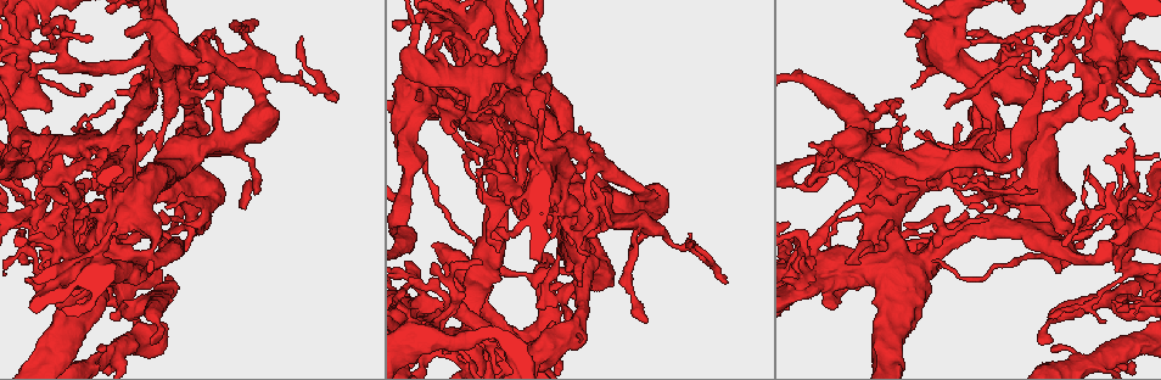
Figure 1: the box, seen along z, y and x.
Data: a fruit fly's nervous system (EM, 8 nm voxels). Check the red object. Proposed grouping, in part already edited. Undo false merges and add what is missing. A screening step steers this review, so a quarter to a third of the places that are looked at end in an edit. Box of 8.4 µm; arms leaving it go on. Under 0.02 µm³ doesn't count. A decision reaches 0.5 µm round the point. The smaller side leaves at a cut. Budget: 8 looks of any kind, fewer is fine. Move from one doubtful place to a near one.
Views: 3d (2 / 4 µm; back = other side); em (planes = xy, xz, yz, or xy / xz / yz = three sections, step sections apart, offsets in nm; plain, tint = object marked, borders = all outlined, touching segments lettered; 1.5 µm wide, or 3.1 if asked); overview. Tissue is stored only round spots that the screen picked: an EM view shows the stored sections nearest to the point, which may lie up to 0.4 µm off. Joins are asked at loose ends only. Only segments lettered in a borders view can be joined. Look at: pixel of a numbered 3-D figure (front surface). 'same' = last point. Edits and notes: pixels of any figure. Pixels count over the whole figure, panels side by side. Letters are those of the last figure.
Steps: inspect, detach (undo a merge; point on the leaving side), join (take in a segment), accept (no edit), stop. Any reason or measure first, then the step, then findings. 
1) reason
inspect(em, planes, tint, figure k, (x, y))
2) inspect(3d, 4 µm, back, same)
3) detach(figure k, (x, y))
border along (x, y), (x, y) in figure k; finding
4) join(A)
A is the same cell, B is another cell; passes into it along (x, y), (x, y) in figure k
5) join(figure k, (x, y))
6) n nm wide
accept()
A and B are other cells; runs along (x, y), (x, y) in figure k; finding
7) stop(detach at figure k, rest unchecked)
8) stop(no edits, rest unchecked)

free end
inspect(em, xy, step 4, borders, figure 1, (1050, 349))

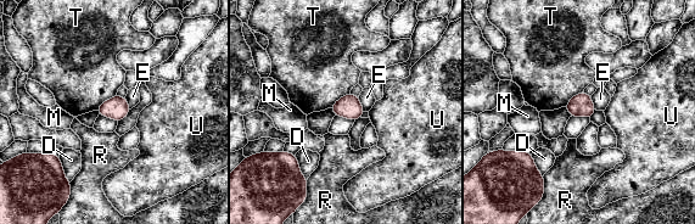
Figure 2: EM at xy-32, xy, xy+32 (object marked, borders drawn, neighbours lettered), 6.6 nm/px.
inspect(em, planes, borders, same)

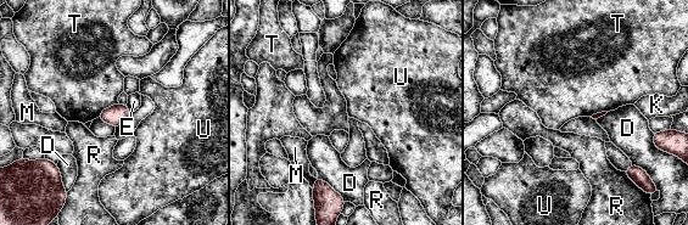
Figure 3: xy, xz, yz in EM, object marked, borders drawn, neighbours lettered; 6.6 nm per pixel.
accept()
D, E, K, M, R, T and U are other cells; border along (118, 102), (105, 107), (96, 117) in figure 3; none of them fits

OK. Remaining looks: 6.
an open end
inspect(em, planes, borders, figure 1, (811, 147))

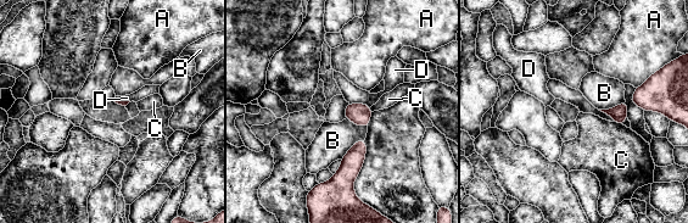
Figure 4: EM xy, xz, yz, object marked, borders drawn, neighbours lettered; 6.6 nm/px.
B touches over 220 nm
accept()
A, B, C and D are other cells; border along (614, 122), (622, 126) in figure 4; none of them fits

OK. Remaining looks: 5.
tapers out
inspect(3d, 4 µm, figure 1, (1065, 97))

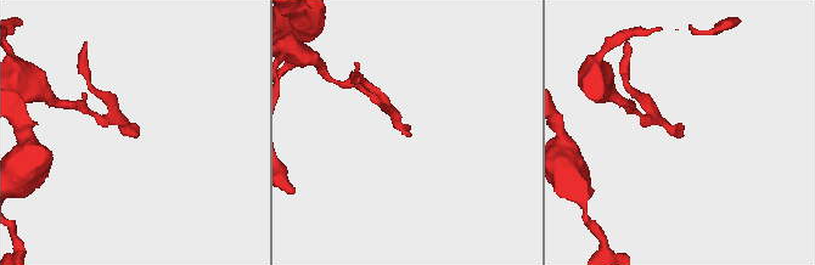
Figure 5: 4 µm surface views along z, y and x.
now the EM
inspect(em, xz, step 8, borders, figure 5, (681, 132))

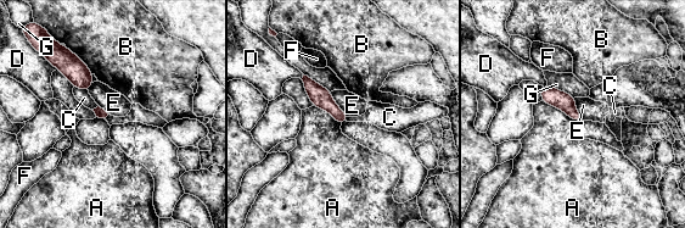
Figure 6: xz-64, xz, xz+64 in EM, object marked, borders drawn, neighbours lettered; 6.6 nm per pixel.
accept()
A, B, C, D, E, F and G are other cells; runs along (305, 79), (342, 120) in figure 6; no lettered segment goes on from it

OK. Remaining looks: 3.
stop(no edits, rest unchecked)

